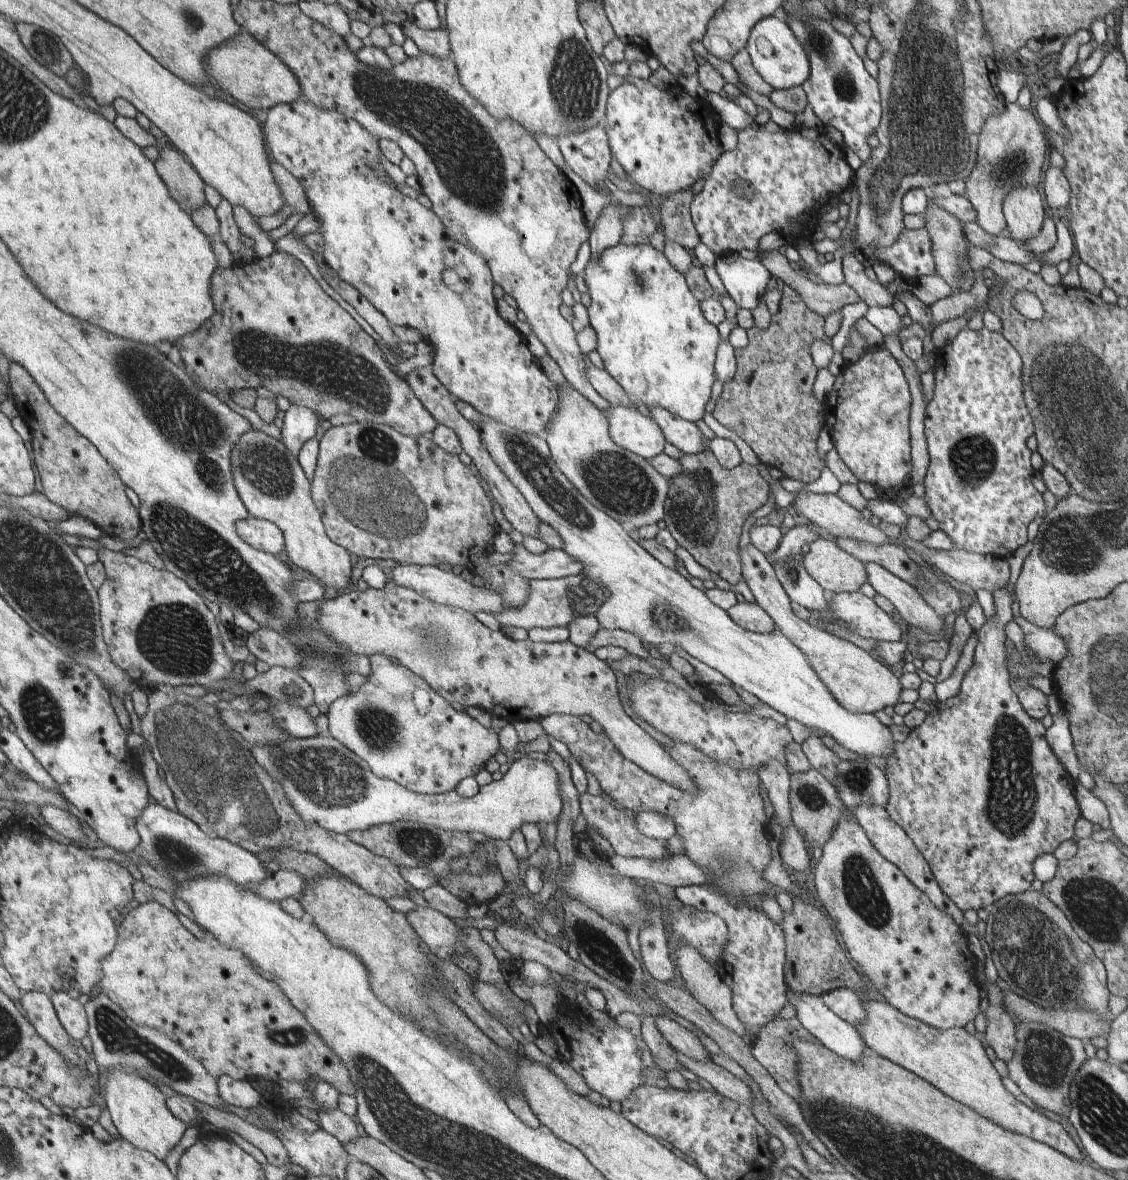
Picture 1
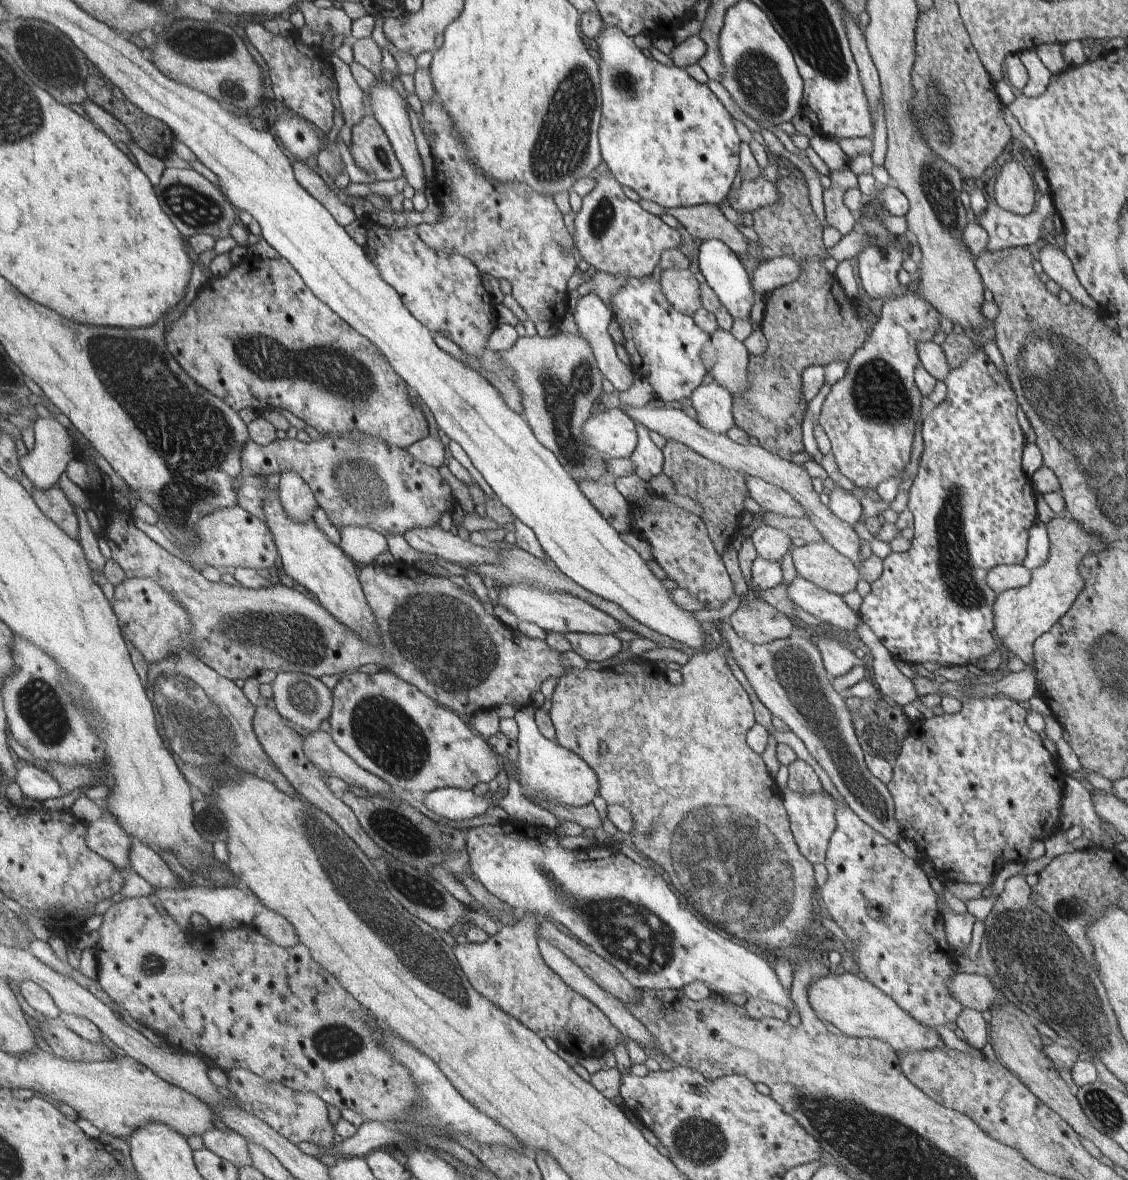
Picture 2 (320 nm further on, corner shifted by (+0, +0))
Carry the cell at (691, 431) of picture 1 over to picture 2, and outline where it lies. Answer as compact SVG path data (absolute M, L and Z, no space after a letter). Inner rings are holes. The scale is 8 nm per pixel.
M588 292L588 294L580 296L580 300L574 306L572 314L574 314L580 336L584 336L584 340L587 340L592 345L592 352L595 353L596 362L600 366L600 372L604 373L604 378L609 380L619 393L630 389L635 380L634 374L629 366L626 366L618 358L614 348L615 343L608 333L608 324L612 320L612 313L608 306L600 300L600 296L596 292Z

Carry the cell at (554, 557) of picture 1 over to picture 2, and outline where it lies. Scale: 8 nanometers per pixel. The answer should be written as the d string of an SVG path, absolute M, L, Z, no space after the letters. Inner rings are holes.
M439 524L412 529L405 532L403 537L414 550L442 556L452 563L498 562L497 548L477 546L471 541L461 539L455 530L443 530Z

